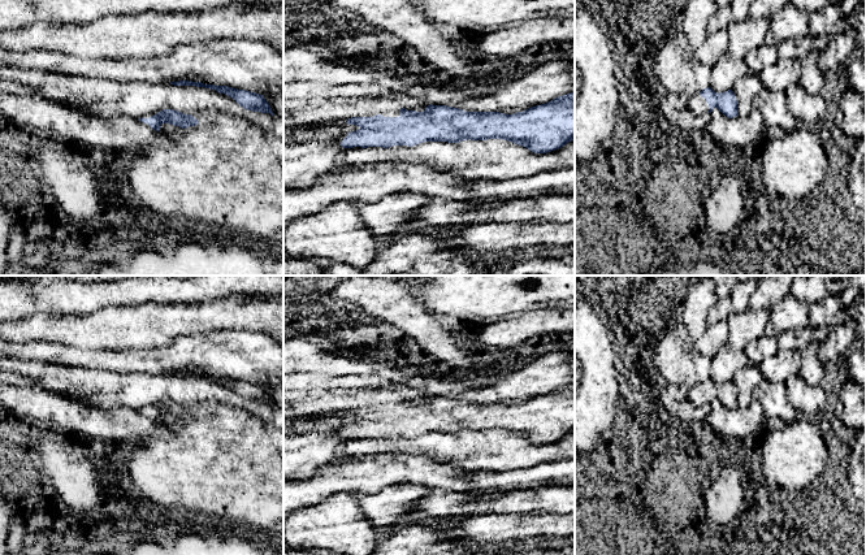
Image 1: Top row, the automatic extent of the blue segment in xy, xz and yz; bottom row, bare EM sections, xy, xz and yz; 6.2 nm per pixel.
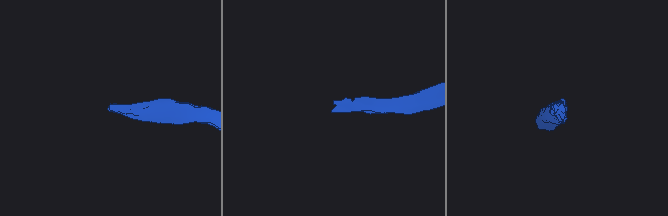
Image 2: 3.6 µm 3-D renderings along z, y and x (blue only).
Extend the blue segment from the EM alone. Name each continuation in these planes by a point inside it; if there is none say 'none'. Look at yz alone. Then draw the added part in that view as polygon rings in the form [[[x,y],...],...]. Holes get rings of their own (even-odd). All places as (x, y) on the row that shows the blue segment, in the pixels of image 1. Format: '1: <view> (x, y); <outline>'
1: yz (697, 104); [[[700,92],[696,94],[696,95],[693,95],[693,96],[689,99],[687,107],[688,107],[689,110],[692,110],[696,116],[702,116],[702,114],[705,114],[705,113],[709,113],[709,110],[710,110],[710,107],[709,107],[706,99],[702,97]]]

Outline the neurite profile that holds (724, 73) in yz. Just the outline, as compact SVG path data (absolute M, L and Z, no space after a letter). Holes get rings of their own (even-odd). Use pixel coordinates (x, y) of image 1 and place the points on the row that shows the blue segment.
M724 53L711 66L710 87L715 92L726 92L733 88L736 81L748 74L745 58L735 60L728 53Z

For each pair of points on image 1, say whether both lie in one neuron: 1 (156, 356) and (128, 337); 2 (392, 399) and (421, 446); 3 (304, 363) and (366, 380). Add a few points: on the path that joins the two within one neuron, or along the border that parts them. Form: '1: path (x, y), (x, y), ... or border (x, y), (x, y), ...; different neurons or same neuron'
1: border (174, 341), (157, 347), (113, 348); different neurons
2: border (446, 432), (424, 432), (412, 438); different neurons
3: path (321, 363), (354, 364); same neuron

